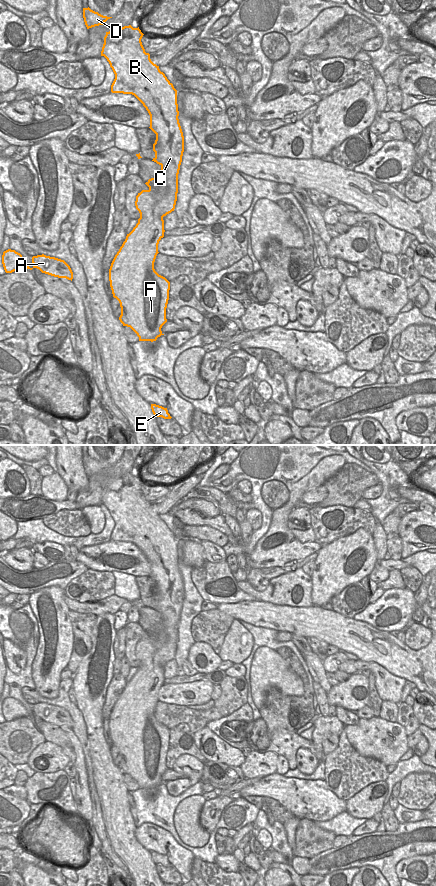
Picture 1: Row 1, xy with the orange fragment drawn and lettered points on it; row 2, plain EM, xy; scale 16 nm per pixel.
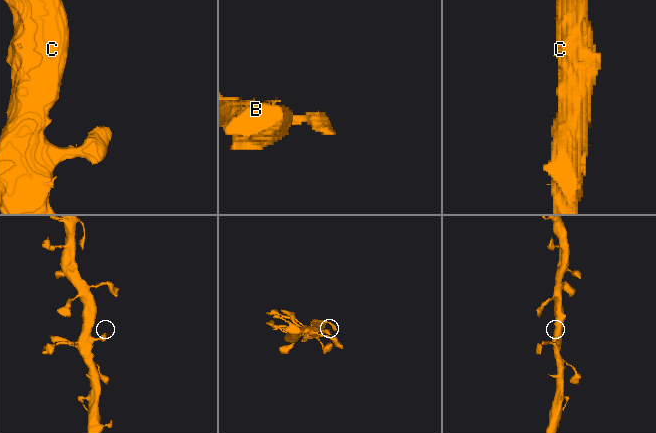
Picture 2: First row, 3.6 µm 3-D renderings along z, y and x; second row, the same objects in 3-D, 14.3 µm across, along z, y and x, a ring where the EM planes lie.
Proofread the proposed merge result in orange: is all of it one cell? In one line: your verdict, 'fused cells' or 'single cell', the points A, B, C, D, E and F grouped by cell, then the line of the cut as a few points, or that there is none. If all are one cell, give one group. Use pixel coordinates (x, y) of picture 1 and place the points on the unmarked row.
single cell; A B C D E F; no cut

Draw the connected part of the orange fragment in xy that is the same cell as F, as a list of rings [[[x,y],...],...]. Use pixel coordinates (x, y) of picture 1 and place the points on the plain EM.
[[[131,473],[106,480],[101,504],[107,507],[115,522],[111,540],[134,543],[148,559],[149,576],[156,582],[153,592],[155,605],[152,609],[161,614],[160,621],[145,631],[148,638],[142,638],[136,644],[135,654],[140,666],[127,682],[109,717],[112,742],[121,755],[120,770],[123,774],[130,775],[139,789],[153,790],[164,783],[161,776],[167,770],[166,756],[170,738],[170,730],[155,719],[154,710],[159,701],[159,689],[164,685],[163,665],[174,659],[177,649],[184,584],[178,567],[177,538],[159,514],[151,509],[150,502],[145,500],[141,490],[143,483],[139,475],[133,476]]]

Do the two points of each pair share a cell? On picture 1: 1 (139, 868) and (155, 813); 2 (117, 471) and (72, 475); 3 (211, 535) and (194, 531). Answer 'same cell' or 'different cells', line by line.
1: different cells
2: different cells
3: same cell

